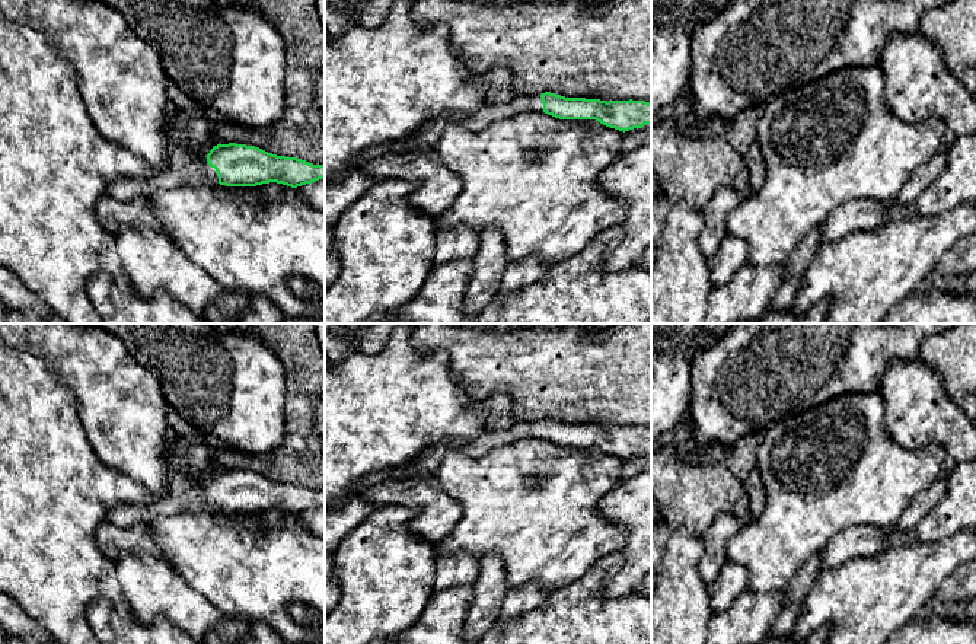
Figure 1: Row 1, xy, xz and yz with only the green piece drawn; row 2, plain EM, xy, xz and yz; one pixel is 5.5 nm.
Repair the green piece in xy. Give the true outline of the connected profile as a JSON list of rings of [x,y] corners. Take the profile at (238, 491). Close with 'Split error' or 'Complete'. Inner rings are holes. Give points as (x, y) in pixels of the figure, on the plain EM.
[[[217,471],[207,482],[186,474],[168,472],[166,492],[149,506],[119,504],[106,513],[106,522],[127,527],[150,523],[157,516],[192,513],[256,513],[277,508],[291,514],[325,504],[325,491],[268,479],[255,472]]]. Split error

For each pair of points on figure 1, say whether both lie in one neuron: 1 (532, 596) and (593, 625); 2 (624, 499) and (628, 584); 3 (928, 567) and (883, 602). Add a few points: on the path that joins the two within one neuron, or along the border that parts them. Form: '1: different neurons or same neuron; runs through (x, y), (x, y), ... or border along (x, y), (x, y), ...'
1: different neurons; border along (549, 593), (536, 606), (513, 619)
2: same neuron; runs through (635, 520), (635, 563)
3: same neuron; runs through (917, 570), (895, 590)

